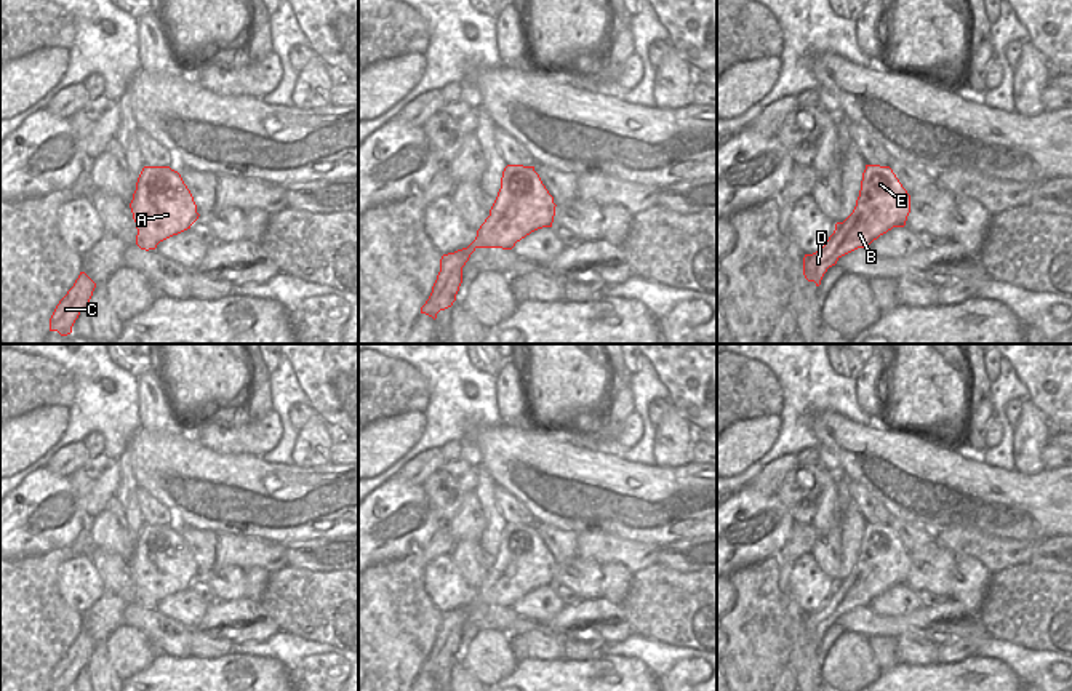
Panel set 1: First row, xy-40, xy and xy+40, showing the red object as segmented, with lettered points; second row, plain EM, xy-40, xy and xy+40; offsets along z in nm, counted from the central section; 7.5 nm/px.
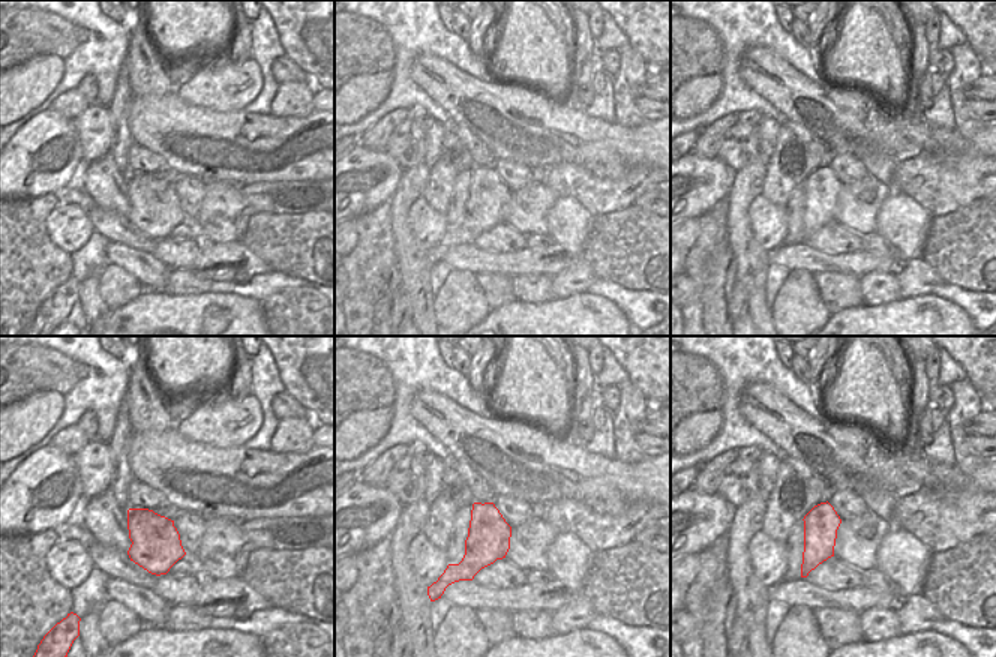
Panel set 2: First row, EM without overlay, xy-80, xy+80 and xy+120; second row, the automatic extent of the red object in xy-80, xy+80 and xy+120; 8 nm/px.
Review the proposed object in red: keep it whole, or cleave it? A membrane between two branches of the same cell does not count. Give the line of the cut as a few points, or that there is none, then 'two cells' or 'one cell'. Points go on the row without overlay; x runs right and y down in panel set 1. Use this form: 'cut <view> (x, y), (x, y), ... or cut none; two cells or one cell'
cut none; one cell

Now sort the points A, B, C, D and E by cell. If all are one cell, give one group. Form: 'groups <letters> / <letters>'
groups A B C D E

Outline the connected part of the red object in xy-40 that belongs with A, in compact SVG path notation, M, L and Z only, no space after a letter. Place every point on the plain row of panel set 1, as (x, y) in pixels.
M144 525L130 561L141 608L178 593L198 577L197 563L181 533L170 525Z

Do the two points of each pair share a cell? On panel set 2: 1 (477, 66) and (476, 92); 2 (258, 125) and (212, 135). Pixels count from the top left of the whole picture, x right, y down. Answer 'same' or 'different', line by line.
1: different
2: same

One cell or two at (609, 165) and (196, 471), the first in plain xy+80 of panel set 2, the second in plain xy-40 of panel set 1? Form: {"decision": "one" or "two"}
{"decision": "one"}

